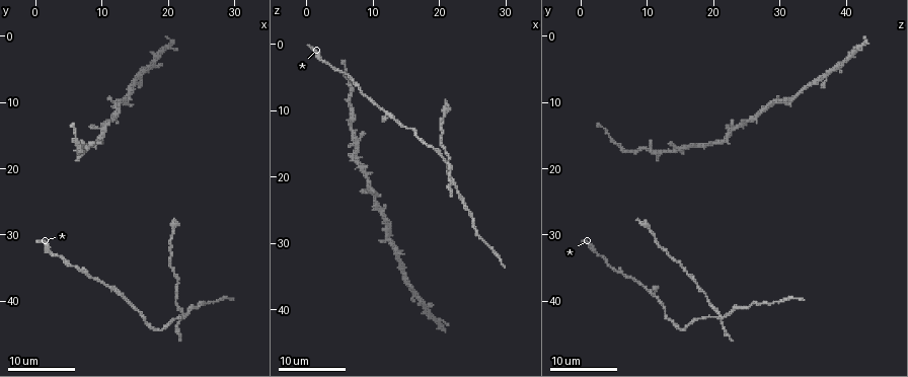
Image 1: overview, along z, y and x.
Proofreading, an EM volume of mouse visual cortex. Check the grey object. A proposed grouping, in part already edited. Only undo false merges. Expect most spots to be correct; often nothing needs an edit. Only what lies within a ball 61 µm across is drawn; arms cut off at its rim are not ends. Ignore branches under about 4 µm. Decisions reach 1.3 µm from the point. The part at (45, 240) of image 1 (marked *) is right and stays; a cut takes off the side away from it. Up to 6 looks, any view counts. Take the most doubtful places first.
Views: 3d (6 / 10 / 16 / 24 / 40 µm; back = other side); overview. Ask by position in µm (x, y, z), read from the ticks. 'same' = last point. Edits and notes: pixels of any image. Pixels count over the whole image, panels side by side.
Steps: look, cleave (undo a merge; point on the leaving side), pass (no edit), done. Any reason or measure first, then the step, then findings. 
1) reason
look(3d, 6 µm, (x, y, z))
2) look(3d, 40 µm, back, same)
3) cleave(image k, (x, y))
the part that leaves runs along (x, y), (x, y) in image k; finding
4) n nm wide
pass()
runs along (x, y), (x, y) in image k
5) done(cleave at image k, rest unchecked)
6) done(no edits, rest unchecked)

four-way junction
look(3d, 16 µm, (22.5, 42.0, 21.0))

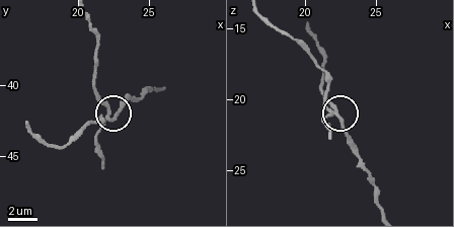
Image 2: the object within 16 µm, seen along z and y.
closer look
look(3d, 6 µm, (22.2, 42.2, 20.8))

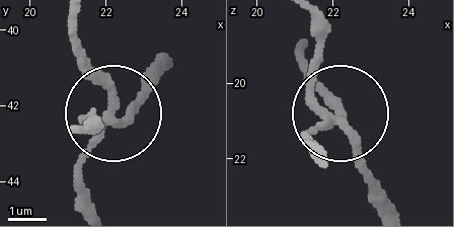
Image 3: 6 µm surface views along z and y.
4 arms
pass()
one neuron here

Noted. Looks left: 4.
side arm on a straight run
look(3d, 24 µm, (12.0, 38.5, 10.5))

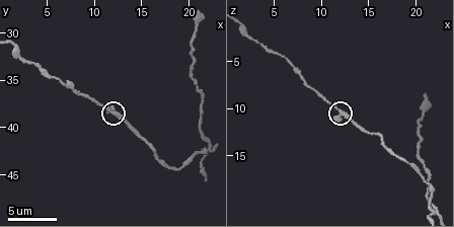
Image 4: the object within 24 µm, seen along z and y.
look(3d, 6 µm, (12.0, 38.4, 10.0))

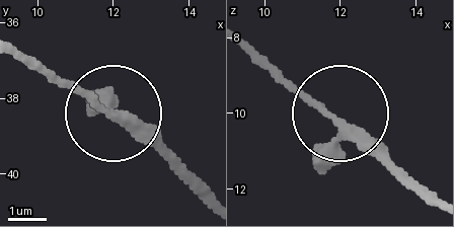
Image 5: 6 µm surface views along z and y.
pass()
runs along (22, 54), (99, 98), (183, 182) in image 5; all the same neuron

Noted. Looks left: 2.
look(3d, 16 µm, (6.5, 17.5, 6.5))

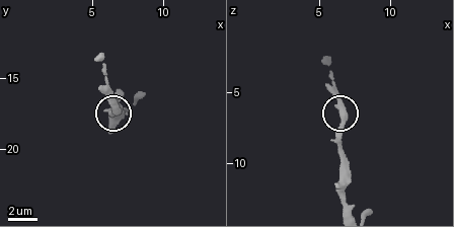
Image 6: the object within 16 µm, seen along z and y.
look(3d, 10 µm, (6.6, 17.2, 6.4))

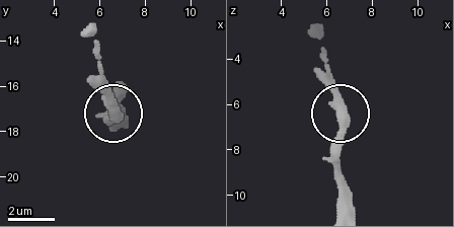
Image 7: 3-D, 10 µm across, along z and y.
400 nm wide
pass()
all the same neuron

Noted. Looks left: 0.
done(no edits, rest unchecked)

